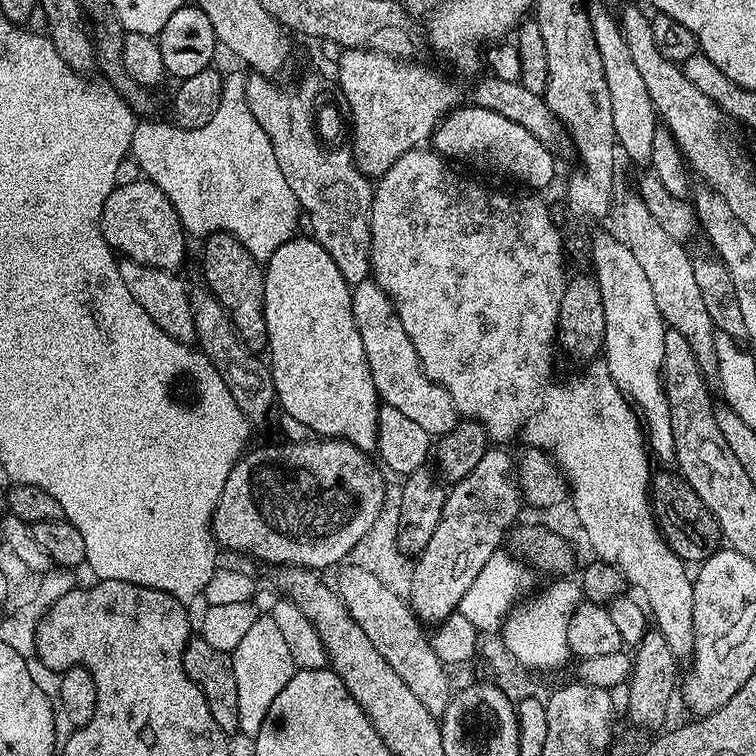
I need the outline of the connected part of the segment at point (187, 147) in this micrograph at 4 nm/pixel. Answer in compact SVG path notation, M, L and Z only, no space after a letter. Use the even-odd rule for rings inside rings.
M228 72L223 79L221 104L214 112L214 116L210 118L210 122L204 126L198 126L196 129L184 129L177 127L172 122L163 124L162 121L156 120L157 118L141 119L134 130L130 156L131 159L138 162L141 173L165 192L166 198L173 204L174 210L177 211L178 218L181 219L181 224L189 237L200 236L199 238L207 238L214 232L232 232L234 238L238 238L238 242L242 242L242 246L246 246L246 250L250 250L250 254L254 259L266 262L272 257L274 250L278 250L278 246L282 246L287 240L293 239L297 235L296 223L299 220L301 223L302 220L300 203L294 198L294 190L290 190L286 177L282 174L282 166L278 166L278 158L274 158L274 146L270 146L270 138L266 134L266 130L262 130L262 126L258 126L254 114L250 112L250 106L244 100L246 98L245 73L232 72L229 74Z

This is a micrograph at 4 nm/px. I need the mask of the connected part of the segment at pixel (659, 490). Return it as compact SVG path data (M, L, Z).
M657 471L652 477L652 512L666 542L685 562L703 562L722 547L718 518L710 514L706 502L694 494L694 490L679 475Z

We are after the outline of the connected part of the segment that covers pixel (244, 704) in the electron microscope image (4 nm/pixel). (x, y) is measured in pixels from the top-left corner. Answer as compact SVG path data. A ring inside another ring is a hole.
M270 614L259 615L230 655L238 687L239 733L252 740L262 728L262 722L269 713L271 703L274 702L283 686L286 686L293 677L296 669L285 639Z

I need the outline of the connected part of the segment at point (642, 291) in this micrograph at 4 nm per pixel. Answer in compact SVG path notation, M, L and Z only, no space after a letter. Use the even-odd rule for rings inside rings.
M608 232L597 234L596 241L592 244L592 264L596 267L594 275L602 290L602 308L606 310L603 363L608 365L608 373L612 375L616 385L632 401L646 429L646 439L651 455L657 461L675 461L674 426L670 426L670 402L666 398L662 375L663 336L666 325L658 310L658 302L654 302L654 290L650 287L650 282L646 278L646 273L642 271L638 258L634 258L634 250L630 250L630 246L625 244L619 235L611 236Z

